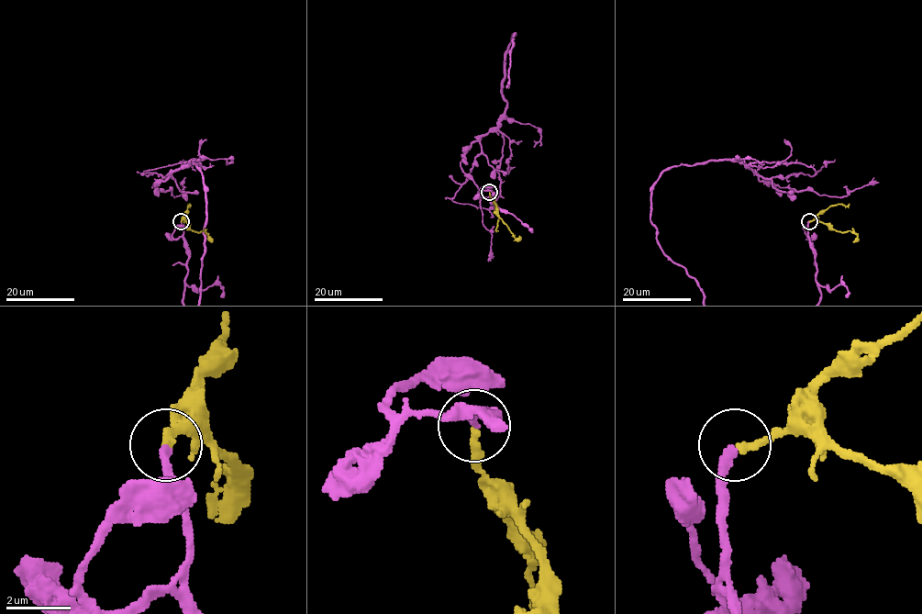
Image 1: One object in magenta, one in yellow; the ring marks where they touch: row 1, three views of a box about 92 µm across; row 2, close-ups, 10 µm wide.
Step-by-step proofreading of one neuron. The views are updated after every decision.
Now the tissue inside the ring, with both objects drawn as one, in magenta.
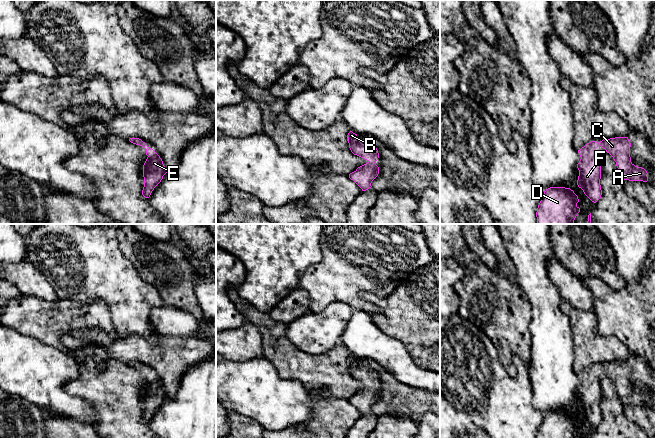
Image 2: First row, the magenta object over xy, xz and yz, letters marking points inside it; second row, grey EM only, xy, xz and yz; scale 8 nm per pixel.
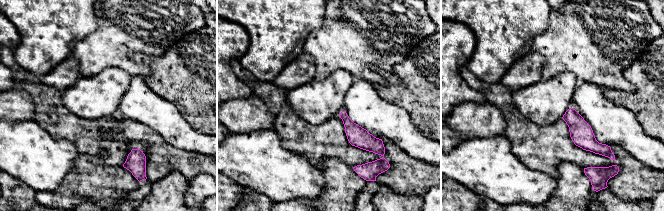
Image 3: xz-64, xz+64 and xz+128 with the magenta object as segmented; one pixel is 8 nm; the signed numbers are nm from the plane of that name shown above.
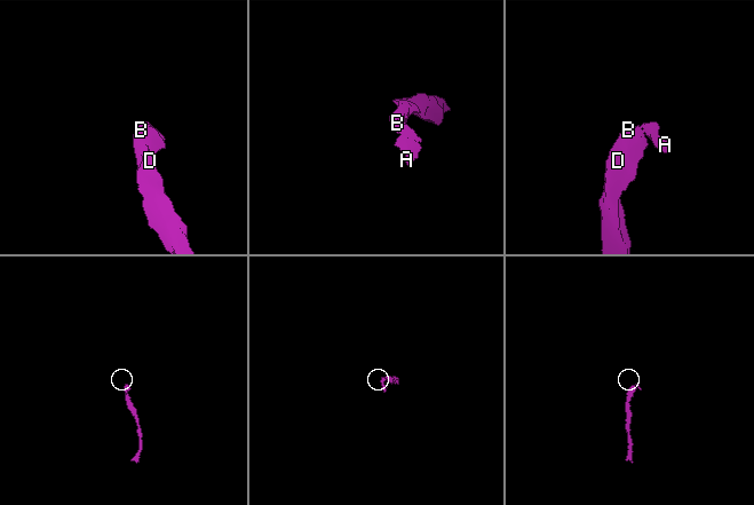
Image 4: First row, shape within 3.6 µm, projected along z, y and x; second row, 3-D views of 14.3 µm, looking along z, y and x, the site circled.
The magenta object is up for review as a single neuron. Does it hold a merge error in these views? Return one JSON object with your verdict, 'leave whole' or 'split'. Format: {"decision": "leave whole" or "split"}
{"decision": "leave whole"}

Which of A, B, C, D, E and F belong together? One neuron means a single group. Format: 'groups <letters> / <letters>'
groups A B C D E F

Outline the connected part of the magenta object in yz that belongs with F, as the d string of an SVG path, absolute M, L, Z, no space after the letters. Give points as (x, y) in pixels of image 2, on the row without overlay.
M628 361L603 363L599 367L596 365L591 365L578 374L581 383L577 388L577 392L579 394L577 409L592 426L596 427L602 419L600 409L601 371L613 381L624 404L643 406L648 405L647 395L642 391L635 390L631 386L631 367Z

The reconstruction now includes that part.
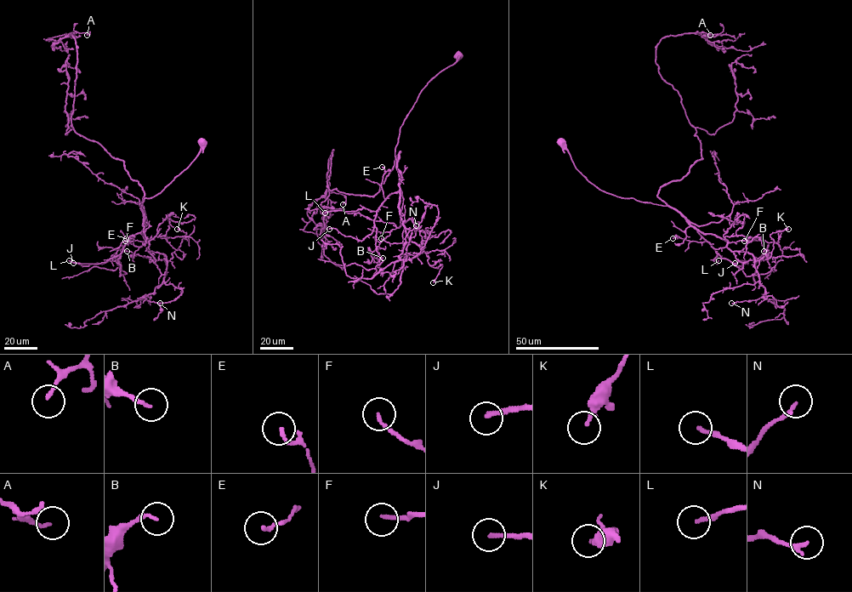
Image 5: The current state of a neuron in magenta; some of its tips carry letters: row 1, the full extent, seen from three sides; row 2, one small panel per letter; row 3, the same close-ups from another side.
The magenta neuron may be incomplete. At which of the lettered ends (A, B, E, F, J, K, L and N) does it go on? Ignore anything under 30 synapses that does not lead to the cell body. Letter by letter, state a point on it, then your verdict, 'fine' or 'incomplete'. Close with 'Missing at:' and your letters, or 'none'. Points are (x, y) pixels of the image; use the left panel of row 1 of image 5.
A: at (87, 35); fine
B: at (127, 251); fine
E: at (126, 238); fine
F: at (125, 241); fine
J: at (73, 263); incomplete
K: at (177, 229); fine
L: at (69, 260); fine
N: at (160, 303); fine
Missing at: J

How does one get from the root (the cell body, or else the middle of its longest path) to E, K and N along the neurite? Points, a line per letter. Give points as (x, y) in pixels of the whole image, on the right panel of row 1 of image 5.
E: (560, 140), (576, 167), (598, 188), (621, 197), (674, 208), (706, 241), (690, 241), (678, 236), (673, 238)
K: (560, 140), (576, 167), (600, 190), (669, 206), (700, 231), (756, 261), (772, 250), (770, 234), (788, 229)
N: (560, 140), (600, 190), (669, 206), (731, 251), (750, 253), (765, 295), (731, 303)

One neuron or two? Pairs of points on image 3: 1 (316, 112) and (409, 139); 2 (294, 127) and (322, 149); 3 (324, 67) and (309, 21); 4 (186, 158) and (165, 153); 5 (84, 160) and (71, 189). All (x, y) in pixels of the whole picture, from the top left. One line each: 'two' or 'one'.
1: one
2: one
3: two
4: one
5: one

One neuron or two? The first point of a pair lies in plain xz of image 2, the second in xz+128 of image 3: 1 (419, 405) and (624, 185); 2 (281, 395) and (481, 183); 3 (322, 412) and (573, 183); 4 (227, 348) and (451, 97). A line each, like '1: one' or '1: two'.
1: one
2: one
3: one
4: two

